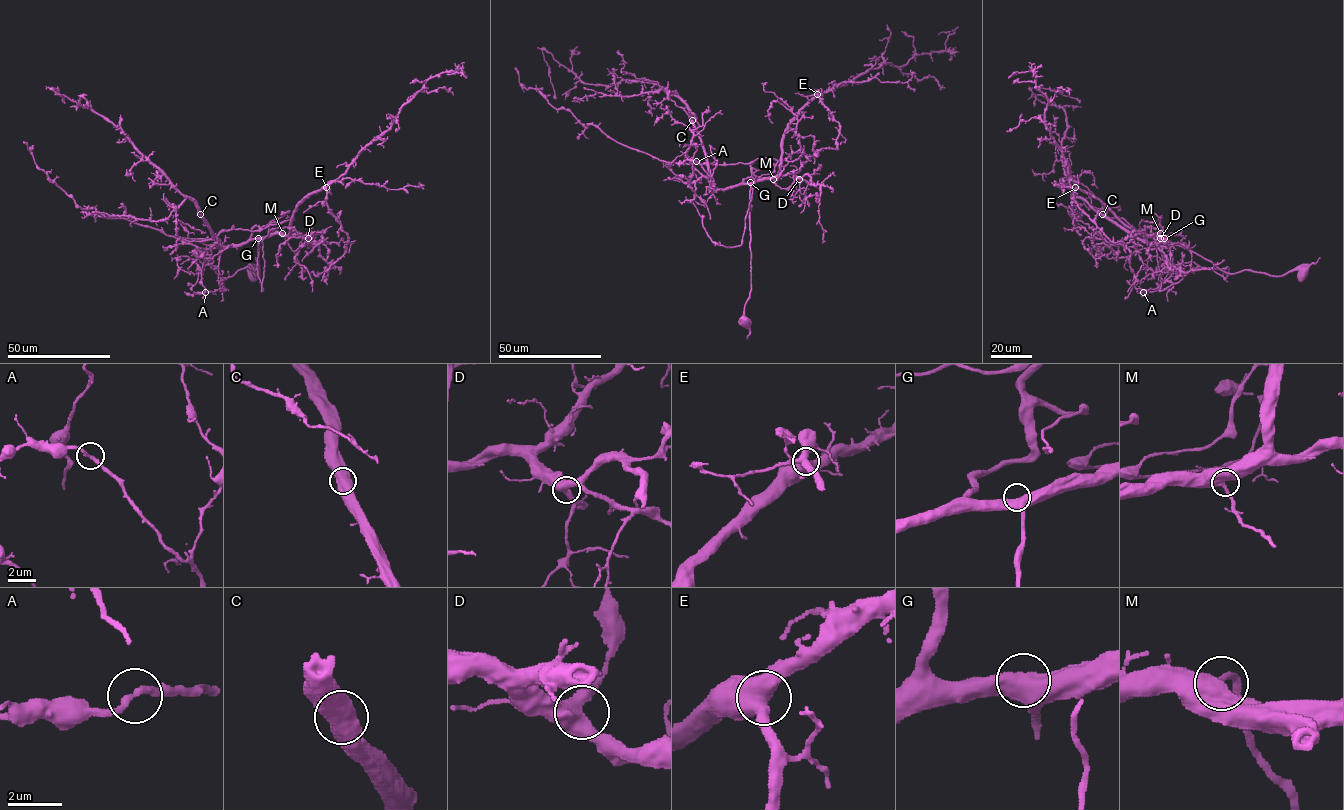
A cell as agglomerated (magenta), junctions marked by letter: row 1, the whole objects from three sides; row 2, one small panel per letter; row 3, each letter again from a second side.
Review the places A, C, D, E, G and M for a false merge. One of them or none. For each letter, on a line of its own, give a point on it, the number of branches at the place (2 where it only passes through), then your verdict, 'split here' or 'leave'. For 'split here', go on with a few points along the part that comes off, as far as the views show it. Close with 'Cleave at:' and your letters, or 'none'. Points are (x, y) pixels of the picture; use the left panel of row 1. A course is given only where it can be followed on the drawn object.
A: at (205, 292); 2 branches meet; leave
C: at (200, 214); 2 branches meet; leave
D: at (308, 238); 3 branches meet; leave
E: at (326, 187); 2 branches meet; leave
G: at (258, 238); 2 branches meet; leave
M: at (282, 233); 2 branches meet; leave
Cleave at: none

